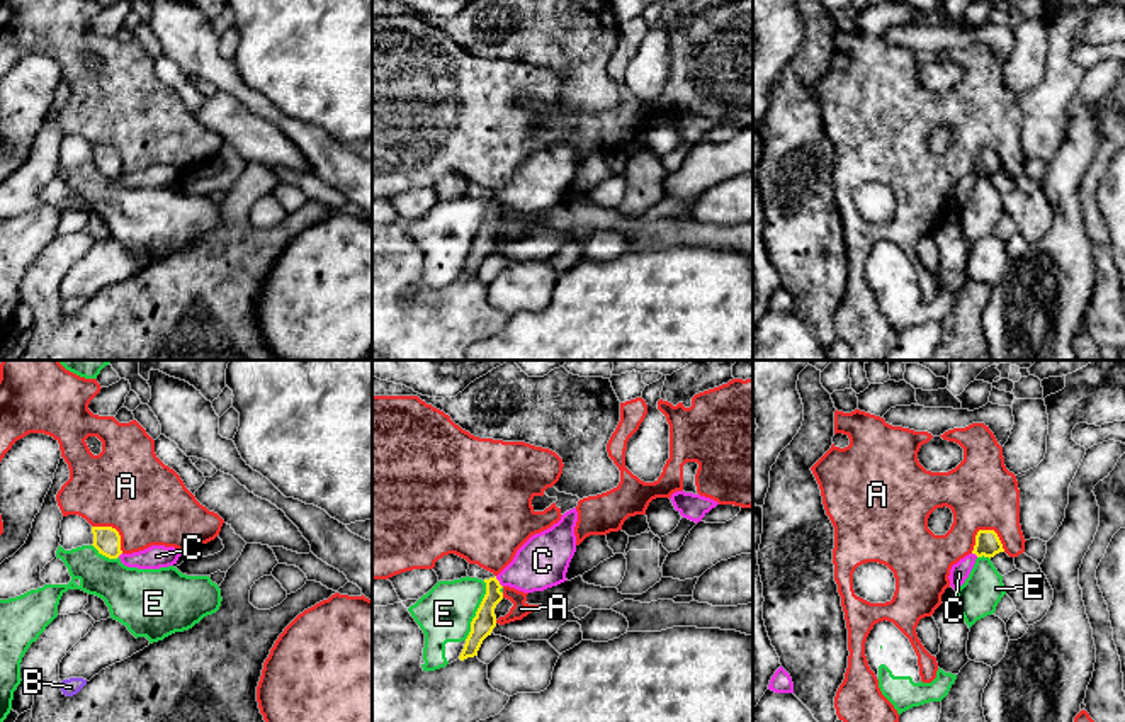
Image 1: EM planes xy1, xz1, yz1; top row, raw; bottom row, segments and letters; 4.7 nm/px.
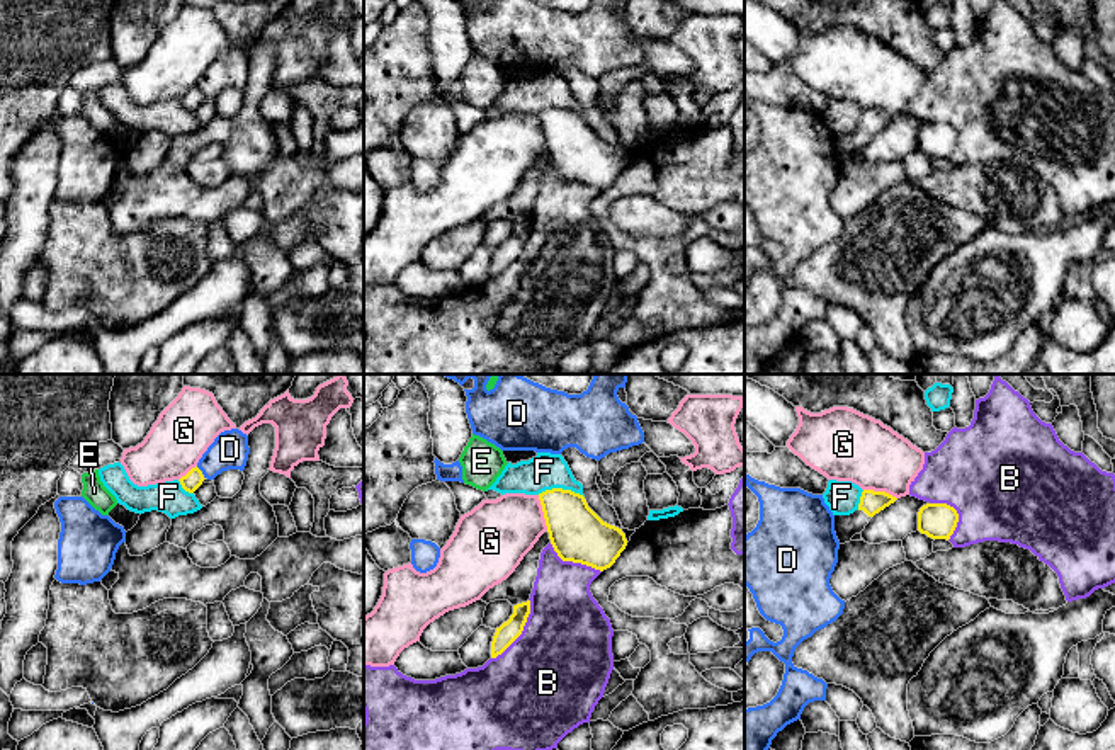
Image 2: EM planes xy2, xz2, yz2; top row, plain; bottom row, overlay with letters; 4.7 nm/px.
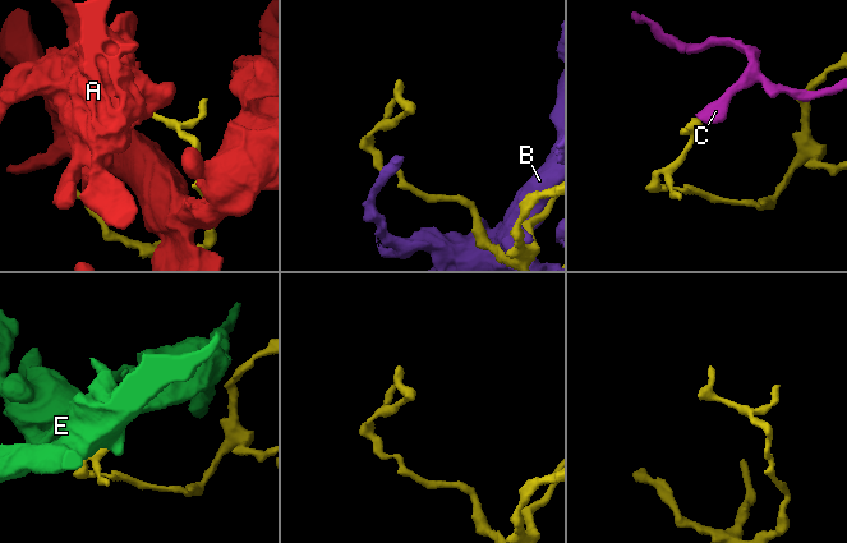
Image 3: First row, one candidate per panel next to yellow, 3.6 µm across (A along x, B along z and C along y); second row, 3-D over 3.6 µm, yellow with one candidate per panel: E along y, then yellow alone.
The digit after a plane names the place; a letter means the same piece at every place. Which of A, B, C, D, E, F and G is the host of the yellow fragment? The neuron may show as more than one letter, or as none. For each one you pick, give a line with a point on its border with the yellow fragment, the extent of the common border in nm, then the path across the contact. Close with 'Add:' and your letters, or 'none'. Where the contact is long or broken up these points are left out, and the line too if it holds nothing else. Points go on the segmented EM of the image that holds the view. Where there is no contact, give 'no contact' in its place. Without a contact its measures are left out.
Add: none

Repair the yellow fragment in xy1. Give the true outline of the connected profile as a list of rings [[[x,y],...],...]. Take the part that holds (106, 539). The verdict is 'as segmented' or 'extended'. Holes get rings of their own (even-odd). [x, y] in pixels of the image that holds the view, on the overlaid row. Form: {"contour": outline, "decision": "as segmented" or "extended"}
{"contour": [[[92,527],[93,533],[93,547],[99,550],[99,554],[109,557],[109,559],[117,559],[122,550],[121,550],[121,535],[116,528],[112,527]]], "decision": "as segmented"}

